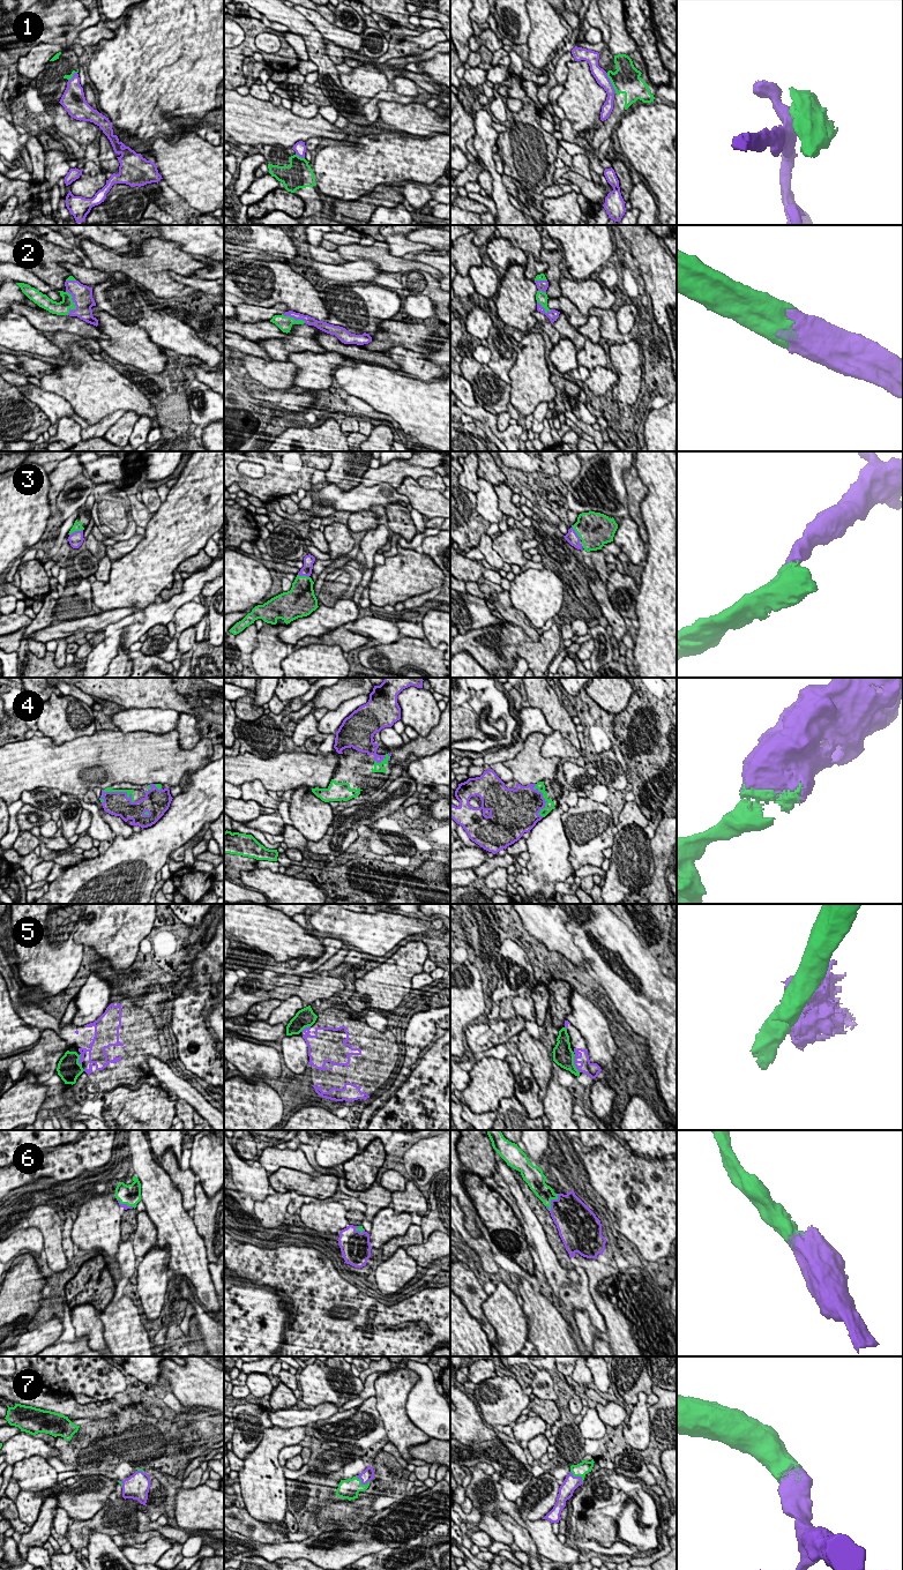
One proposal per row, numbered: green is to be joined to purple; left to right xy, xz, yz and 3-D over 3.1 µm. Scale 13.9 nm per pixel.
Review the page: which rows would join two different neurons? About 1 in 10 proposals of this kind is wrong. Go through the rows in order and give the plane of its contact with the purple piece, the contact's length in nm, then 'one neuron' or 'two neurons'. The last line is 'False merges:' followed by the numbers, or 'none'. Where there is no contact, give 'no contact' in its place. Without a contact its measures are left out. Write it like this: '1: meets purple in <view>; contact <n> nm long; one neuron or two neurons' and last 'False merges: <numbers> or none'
1: meets purple in yz; contact 320 nm long; two neurons
2: meets purple in xy; contact 340 nm long; one neuron
3: meets purple in xy; contact 200 nm long; one neuron
4: meets purple in xy; contact 480 nm long; one neuron
5: meets purple in yz; contact 280 nm long; two neurons
6: meets purple in yz; contact 280 nm long; one neuron
7: meets purple in xz; contact 220 nm long; one neuron
False merges: 1, 5

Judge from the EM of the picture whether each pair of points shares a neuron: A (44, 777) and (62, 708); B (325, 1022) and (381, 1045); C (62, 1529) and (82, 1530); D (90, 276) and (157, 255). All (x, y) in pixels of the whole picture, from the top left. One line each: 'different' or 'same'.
A: different
B: same
C: different
D: different

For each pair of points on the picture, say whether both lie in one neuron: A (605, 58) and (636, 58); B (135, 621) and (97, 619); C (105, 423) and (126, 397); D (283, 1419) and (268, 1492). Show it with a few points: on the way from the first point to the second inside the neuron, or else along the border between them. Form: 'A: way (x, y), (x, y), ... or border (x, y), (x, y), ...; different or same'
A: way (613, 64), (628, 64); same
B: border (136, 610), (104, 628); different
C: border (126, 411), (113, 411), (90, 426); different
D: border (274, 1425), (281, 1427), (307, 1426); different

